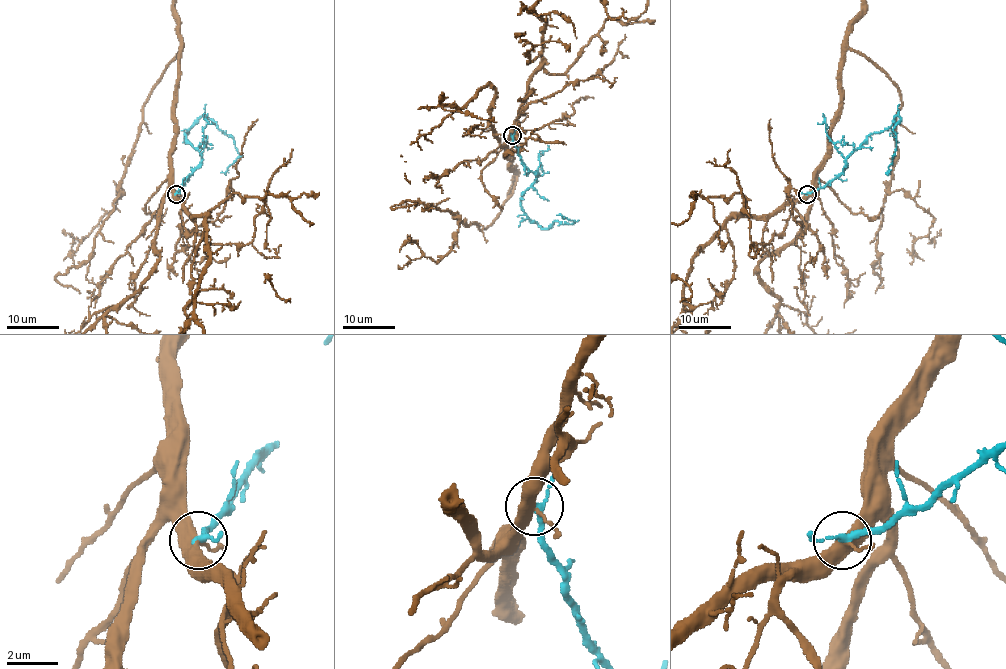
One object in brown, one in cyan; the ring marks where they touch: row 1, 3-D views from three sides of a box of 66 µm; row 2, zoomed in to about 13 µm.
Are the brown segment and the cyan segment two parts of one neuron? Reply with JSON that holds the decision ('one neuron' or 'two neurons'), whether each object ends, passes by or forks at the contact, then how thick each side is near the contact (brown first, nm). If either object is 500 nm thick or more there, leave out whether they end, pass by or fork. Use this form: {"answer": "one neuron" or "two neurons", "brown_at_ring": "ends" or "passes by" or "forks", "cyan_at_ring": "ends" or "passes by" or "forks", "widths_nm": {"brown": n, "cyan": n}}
{"answer": "two neurons", "brown_at_ring": "forks", "cyan_at_ring": "passes by", "widths_nm": {"brown": 400, "cyan": 240}}

